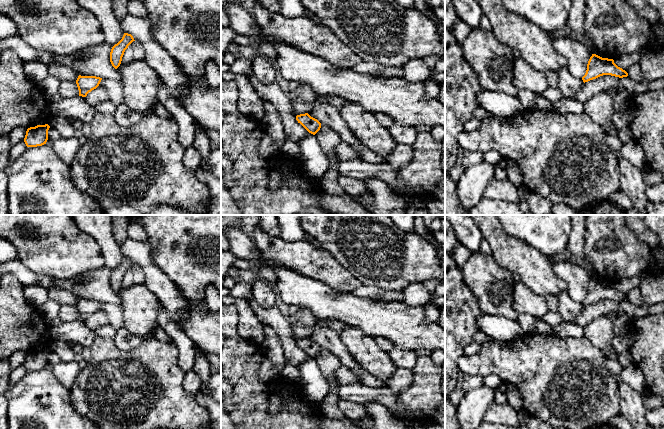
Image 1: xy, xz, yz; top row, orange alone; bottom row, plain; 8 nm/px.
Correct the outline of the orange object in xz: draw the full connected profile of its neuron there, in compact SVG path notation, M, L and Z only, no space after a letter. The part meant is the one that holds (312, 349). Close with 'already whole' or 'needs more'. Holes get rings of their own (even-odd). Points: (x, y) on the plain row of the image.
M308 337L296 340L296 344L300 347L309 357L315 359L321 352L321 347L311 341Z; already whole

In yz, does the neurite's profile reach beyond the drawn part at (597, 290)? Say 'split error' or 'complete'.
complete

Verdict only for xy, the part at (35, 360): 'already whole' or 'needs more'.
already whole

